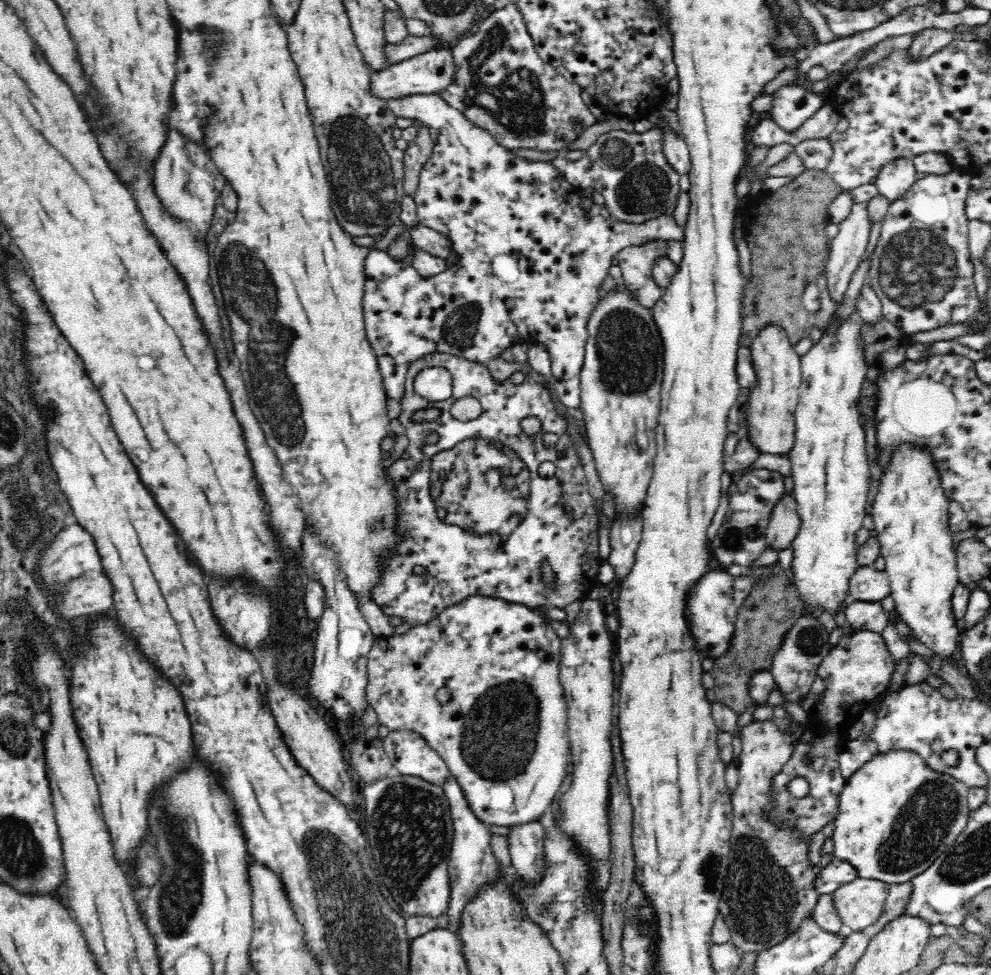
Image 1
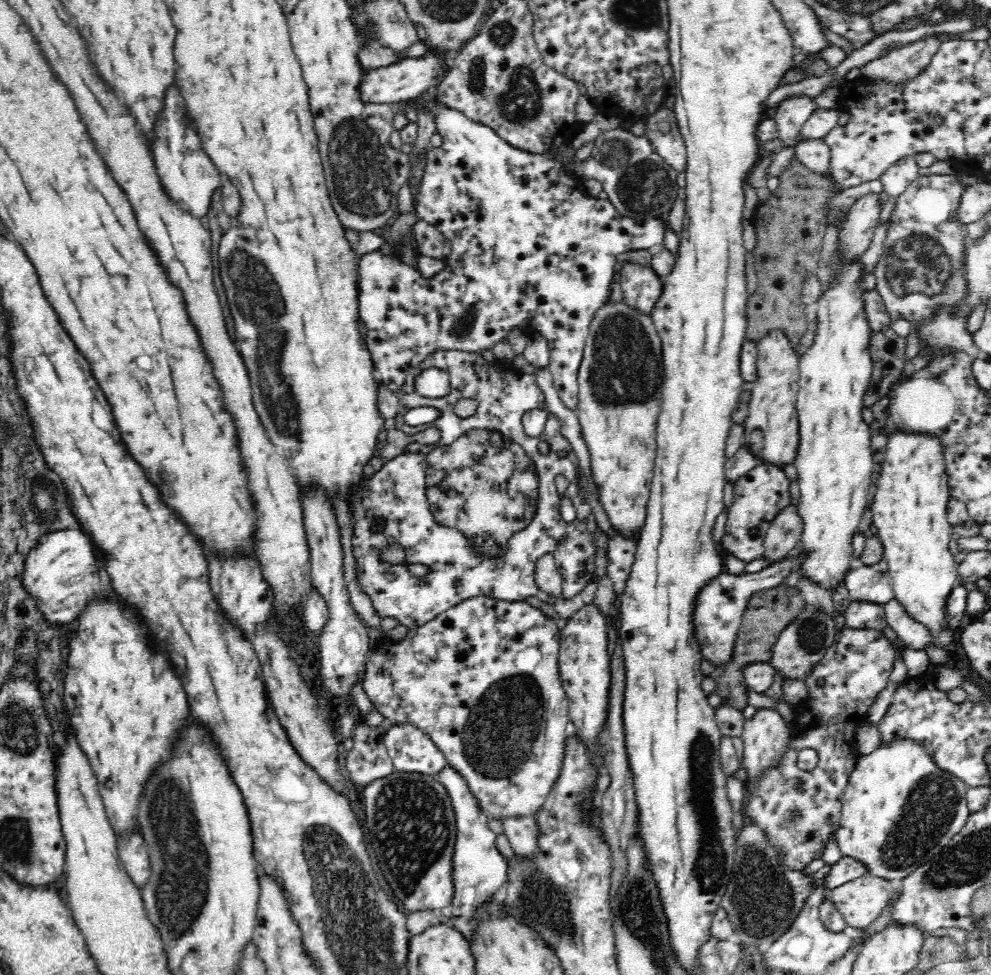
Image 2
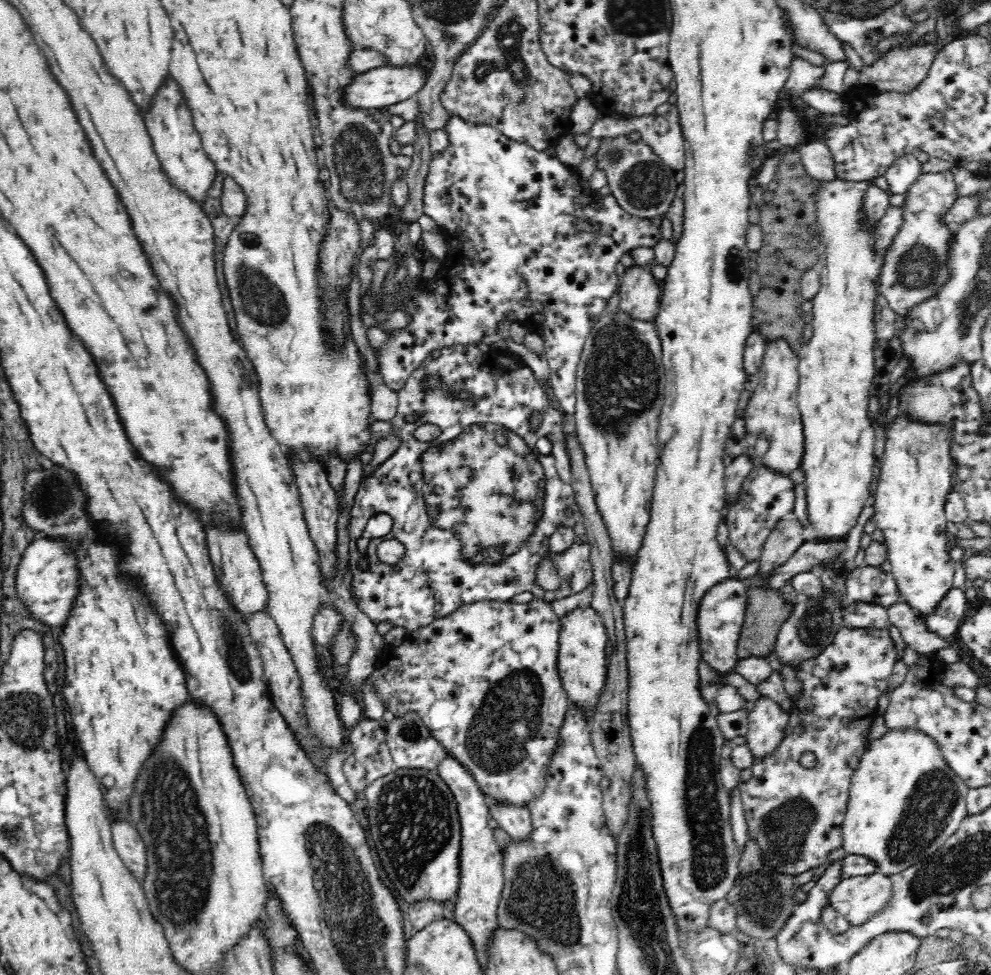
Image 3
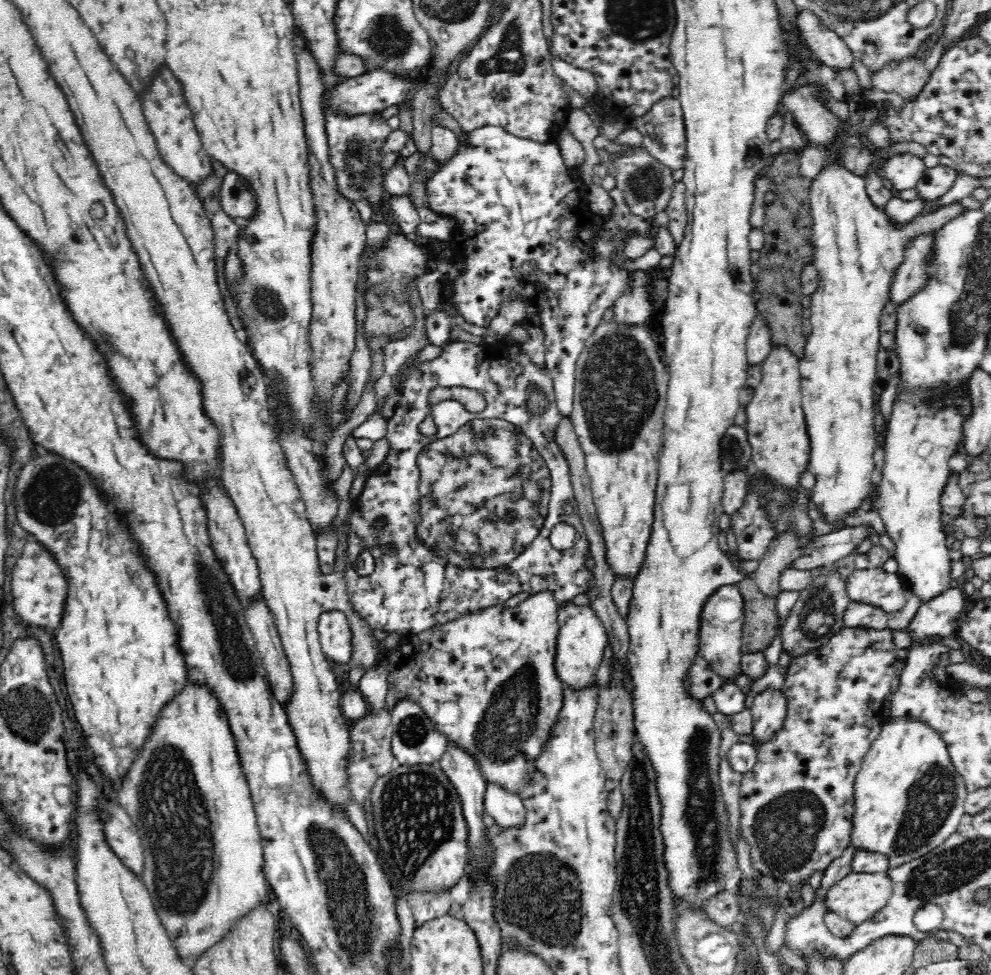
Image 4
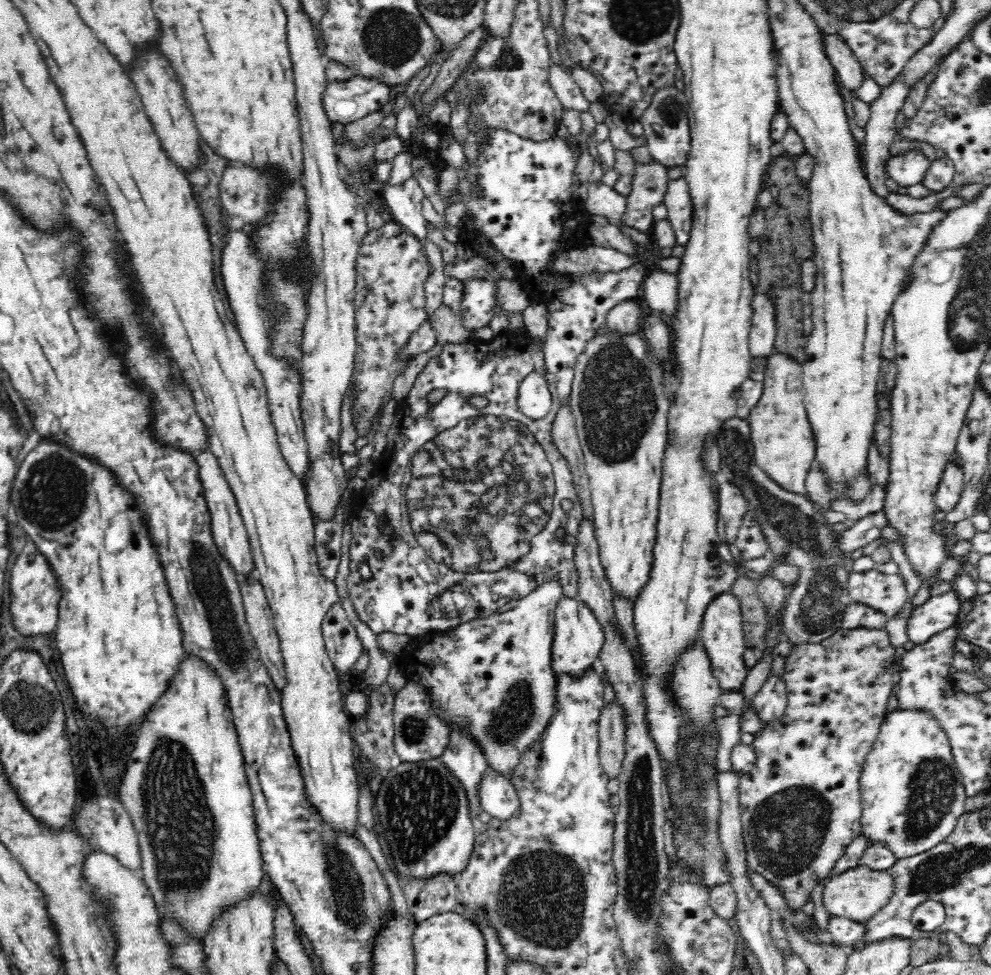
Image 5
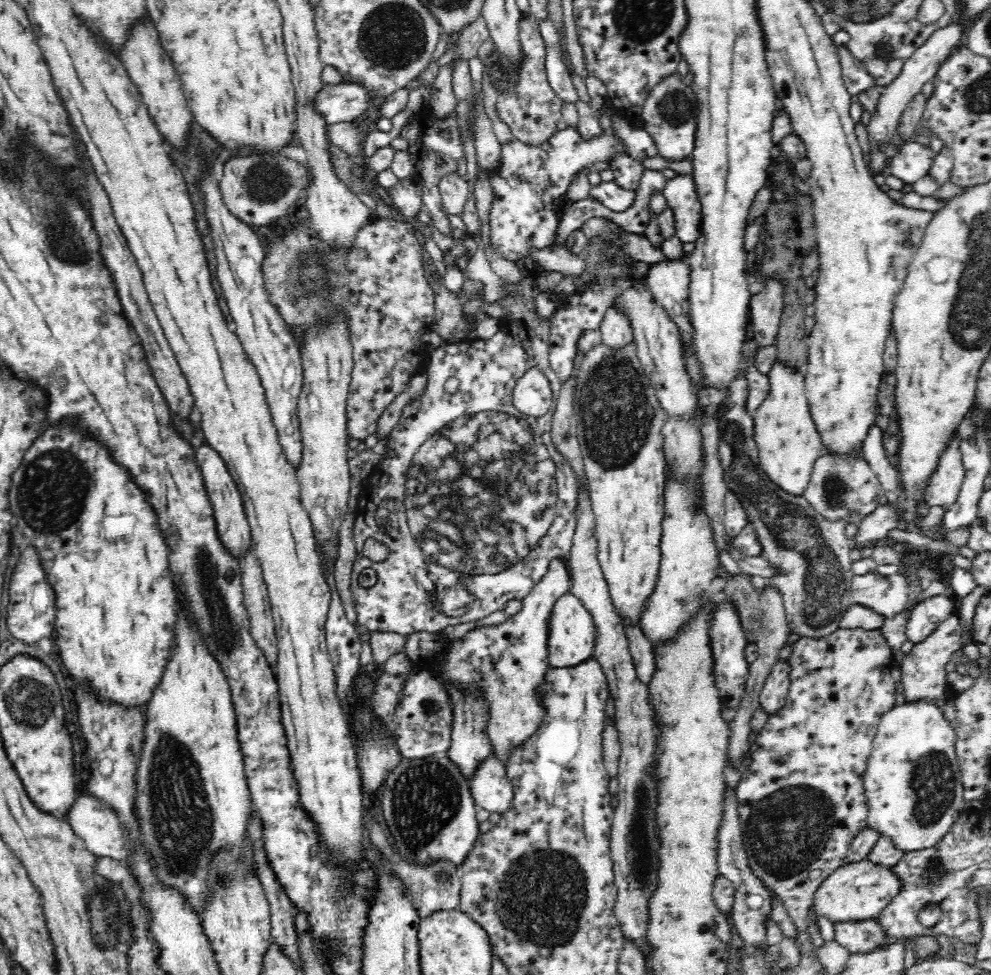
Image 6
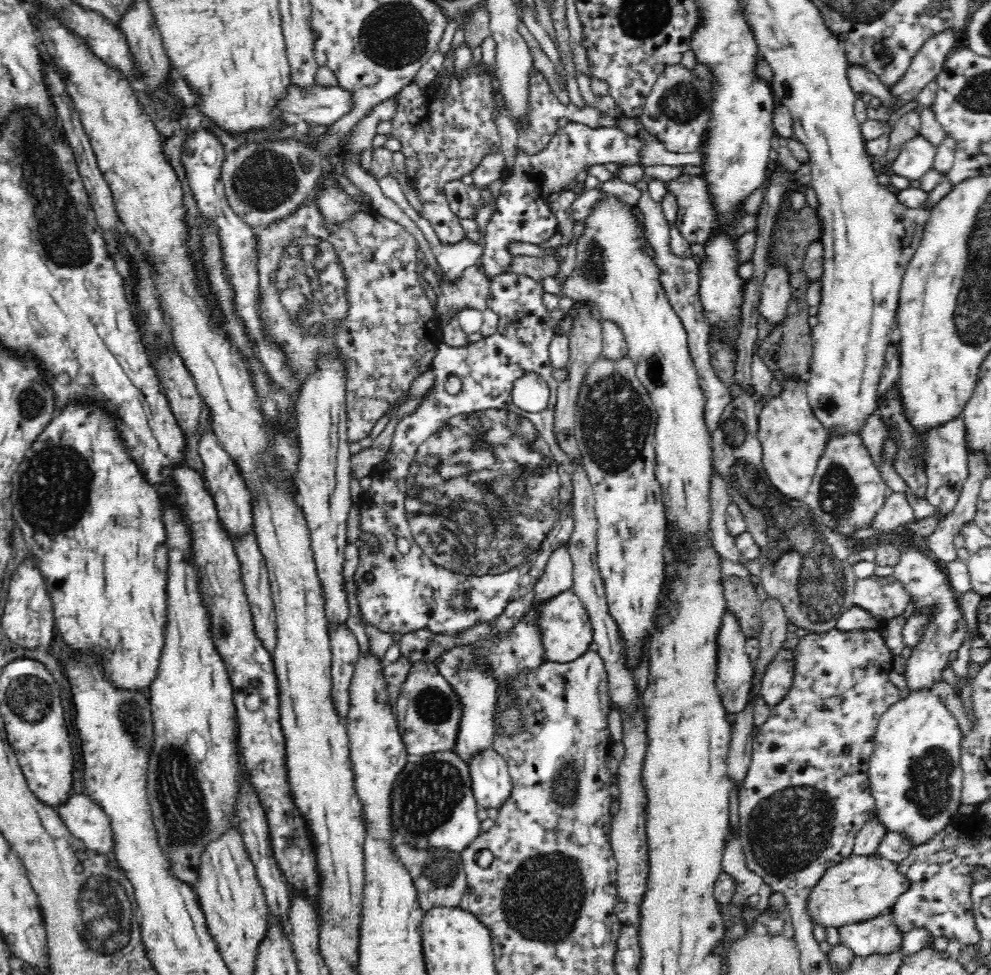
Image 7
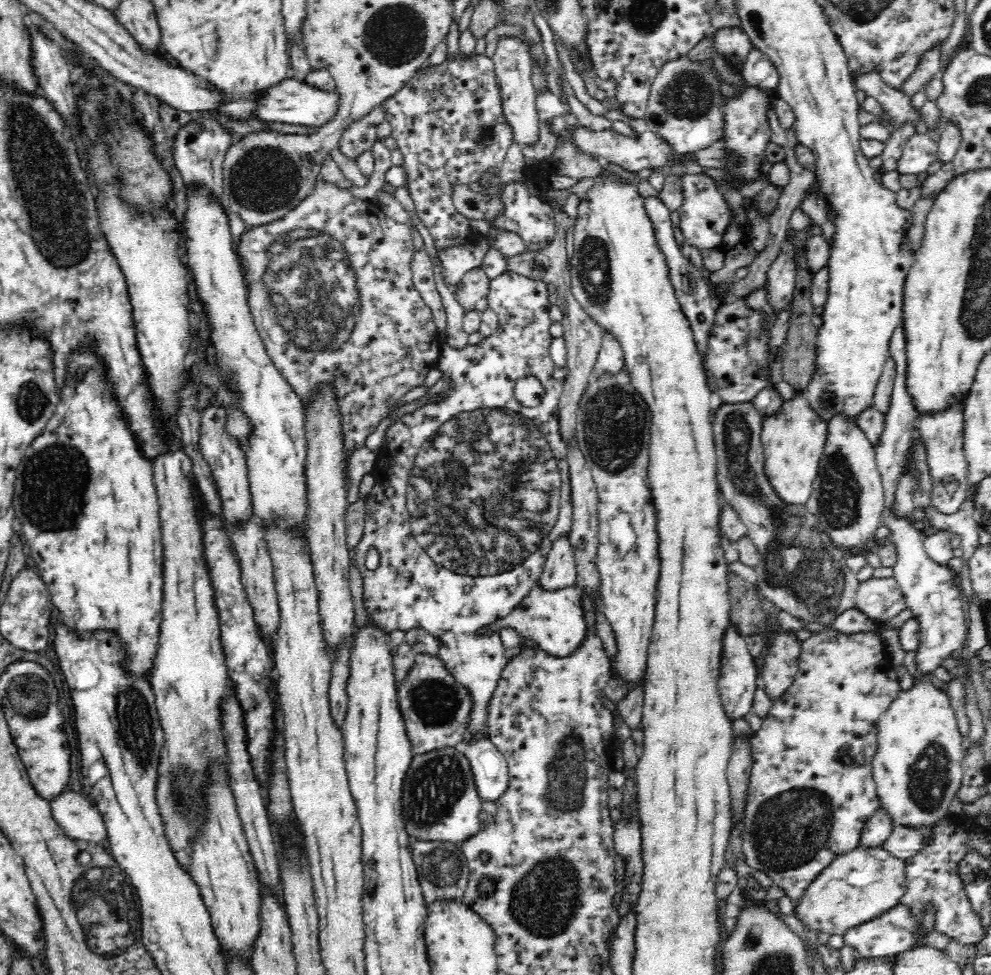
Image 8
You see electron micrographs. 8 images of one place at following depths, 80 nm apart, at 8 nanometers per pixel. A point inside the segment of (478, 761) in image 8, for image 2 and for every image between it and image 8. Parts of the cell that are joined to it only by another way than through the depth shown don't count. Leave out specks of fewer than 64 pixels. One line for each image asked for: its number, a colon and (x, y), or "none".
2: (521, 830)
3: (514, 819)
4: (506, 807)
5: (496, 795)
6: (491, 789)
7: (491, 782)

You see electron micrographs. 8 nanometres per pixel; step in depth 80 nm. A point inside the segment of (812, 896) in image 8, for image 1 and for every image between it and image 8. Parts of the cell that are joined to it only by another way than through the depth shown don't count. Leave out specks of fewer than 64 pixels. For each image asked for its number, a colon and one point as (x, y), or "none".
1: (859, 903)
2: (861, 901)
3: (858, 898)
4: (858, 896)
5: (858, 893)
6: (859, 891)
7: (857, 888)

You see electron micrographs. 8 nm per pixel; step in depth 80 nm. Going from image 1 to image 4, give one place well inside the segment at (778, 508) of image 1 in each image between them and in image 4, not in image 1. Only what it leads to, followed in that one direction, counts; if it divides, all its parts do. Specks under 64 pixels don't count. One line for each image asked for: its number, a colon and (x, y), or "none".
2: (785, 533)
3: (786, 539)
4: (782, 551)

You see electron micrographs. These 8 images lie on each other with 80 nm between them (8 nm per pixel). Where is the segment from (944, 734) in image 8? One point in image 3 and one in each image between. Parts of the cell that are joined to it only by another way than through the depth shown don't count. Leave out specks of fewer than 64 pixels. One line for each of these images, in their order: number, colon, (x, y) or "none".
3: (905, 801)
4: (910, 798)
5: (912, 795)
6: (913, 782)
7: (915, 772)

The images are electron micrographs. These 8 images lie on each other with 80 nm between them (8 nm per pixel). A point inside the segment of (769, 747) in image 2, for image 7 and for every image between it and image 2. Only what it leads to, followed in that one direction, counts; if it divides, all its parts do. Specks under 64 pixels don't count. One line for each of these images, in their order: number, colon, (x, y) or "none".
3: (767, 722)
4: (769, 709)
5: (771, 702)
6: (776, 688)
7: (777, 679)

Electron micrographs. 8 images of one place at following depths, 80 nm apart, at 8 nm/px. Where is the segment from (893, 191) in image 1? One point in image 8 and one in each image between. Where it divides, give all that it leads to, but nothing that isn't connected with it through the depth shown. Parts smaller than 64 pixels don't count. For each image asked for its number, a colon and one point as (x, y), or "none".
2: (896, 180)
3: (905, 170)
4: (905, 170)
5: (908, 168)
6: (912, 162)
7: (917, 157)
8: (920, 151)

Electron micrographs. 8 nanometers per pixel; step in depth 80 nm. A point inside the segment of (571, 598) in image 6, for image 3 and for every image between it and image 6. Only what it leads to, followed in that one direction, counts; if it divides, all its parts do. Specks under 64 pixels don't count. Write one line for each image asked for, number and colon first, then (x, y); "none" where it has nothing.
3: (582, 664)
4: (582, 638)
5: (577, 639)

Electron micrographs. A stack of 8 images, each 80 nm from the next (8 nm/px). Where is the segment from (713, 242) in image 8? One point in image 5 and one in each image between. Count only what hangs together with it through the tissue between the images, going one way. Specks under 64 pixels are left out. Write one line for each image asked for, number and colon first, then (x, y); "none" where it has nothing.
5: (677, 198)
6: (681, 193)
7: (698, 219)

